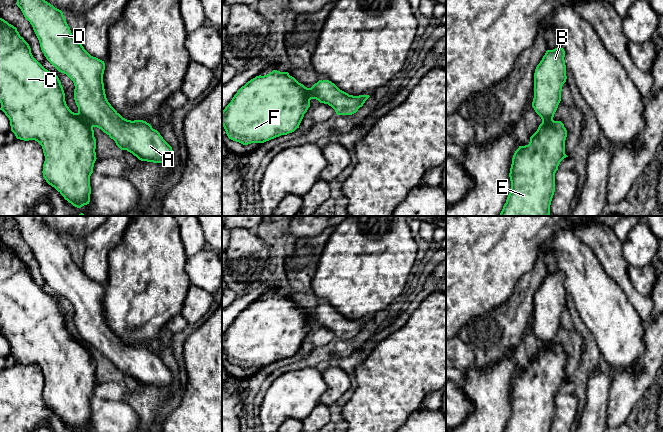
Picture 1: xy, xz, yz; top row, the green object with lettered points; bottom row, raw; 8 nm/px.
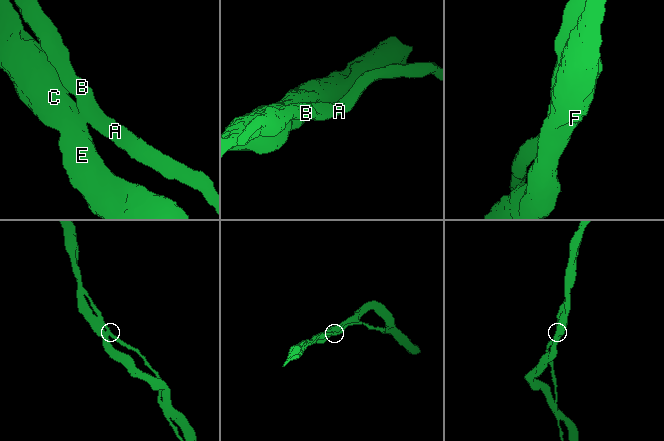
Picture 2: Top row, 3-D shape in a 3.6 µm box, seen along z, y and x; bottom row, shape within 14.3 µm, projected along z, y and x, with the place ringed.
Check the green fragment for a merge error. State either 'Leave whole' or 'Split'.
Leave whole

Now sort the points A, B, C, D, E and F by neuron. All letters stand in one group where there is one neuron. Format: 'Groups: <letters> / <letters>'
Groups: A B C D E F

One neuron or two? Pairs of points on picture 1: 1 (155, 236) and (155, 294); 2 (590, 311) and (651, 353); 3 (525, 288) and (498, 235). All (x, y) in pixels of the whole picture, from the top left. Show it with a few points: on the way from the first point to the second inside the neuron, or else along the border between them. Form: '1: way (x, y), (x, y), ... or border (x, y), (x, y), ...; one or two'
1: way (155, 250), (155, 280); one
2: border (645, 328), (644, 352), (634, 369); two
3: border (535, 261), (507, 299); two

